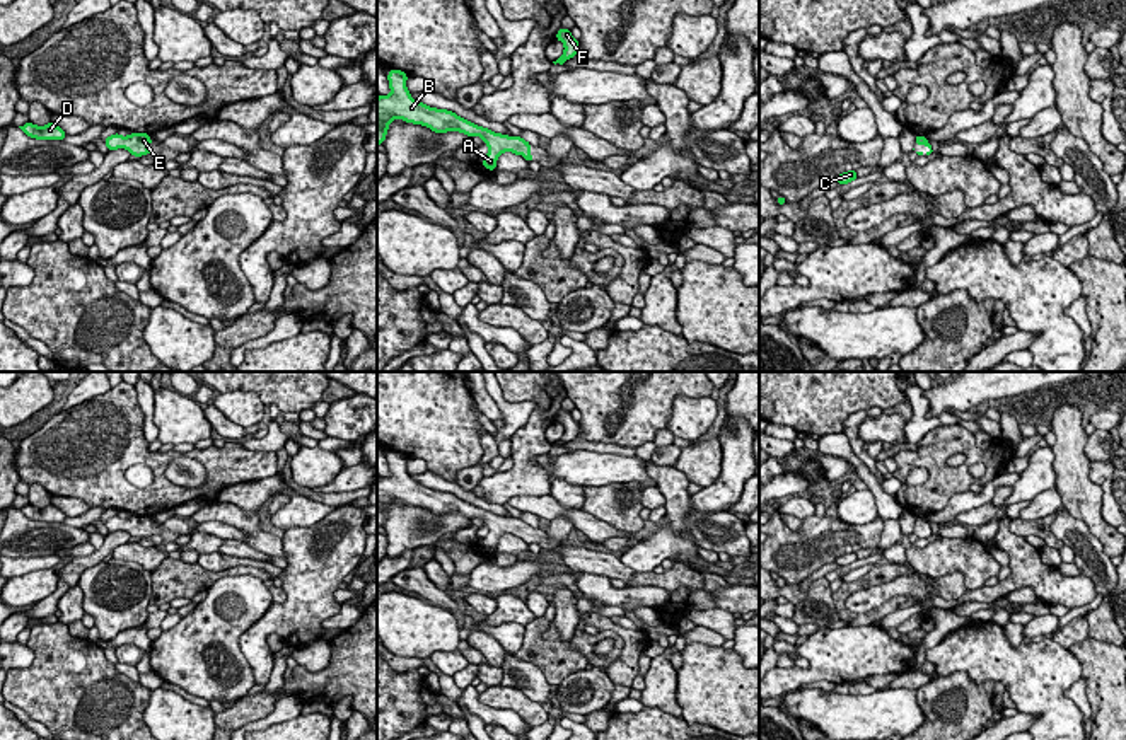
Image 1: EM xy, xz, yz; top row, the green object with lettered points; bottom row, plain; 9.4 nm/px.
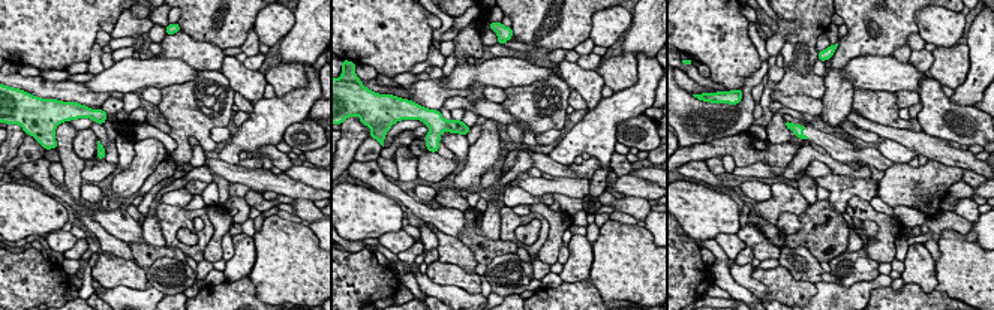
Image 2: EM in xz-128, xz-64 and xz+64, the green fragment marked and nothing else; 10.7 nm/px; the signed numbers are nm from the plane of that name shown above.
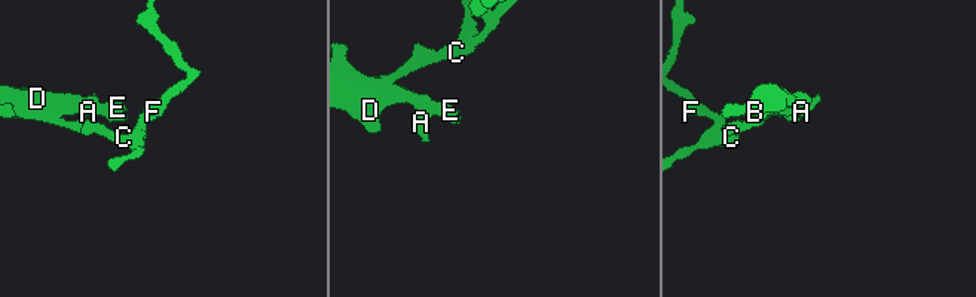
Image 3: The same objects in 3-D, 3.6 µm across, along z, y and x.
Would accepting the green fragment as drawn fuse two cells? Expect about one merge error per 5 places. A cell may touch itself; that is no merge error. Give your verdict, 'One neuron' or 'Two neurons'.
One neuron

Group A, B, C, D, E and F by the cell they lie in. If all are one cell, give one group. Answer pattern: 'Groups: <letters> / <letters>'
Groups: A B C D E F

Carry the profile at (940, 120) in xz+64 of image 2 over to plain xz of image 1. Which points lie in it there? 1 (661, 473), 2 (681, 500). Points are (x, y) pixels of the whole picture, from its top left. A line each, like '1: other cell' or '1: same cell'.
1: same cell
2: same cell

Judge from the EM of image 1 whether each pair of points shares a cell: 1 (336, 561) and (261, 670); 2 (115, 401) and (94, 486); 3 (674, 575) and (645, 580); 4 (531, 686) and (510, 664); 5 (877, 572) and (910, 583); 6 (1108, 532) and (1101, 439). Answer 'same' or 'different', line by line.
1: same
2: same
3: same
4: same
5: different
6: different

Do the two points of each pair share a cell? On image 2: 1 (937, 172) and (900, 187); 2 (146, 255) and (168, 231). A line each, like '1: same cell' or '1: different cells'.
1: same cell
2: different cells

